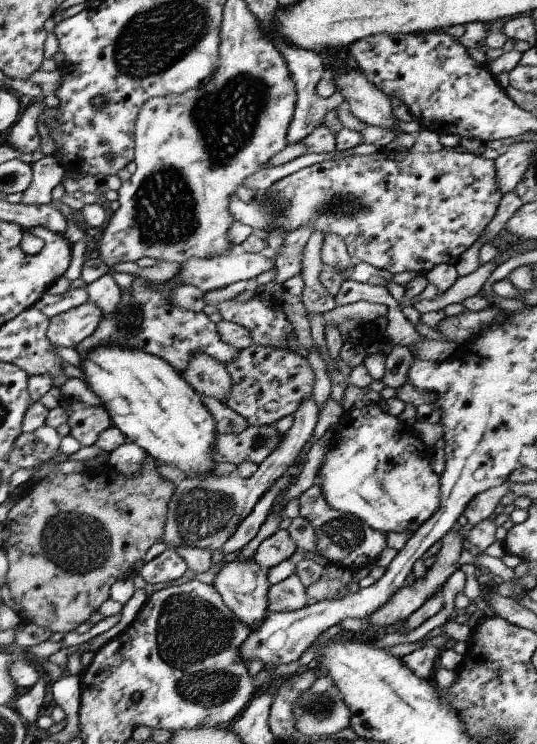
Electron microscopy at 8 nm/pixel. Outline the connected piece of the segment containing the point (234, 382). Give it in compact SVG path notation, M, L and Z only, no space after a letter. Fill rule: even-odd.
M251 344L224 367L230 378L230 391L223 403L239 413L249 425L260 427L277 422L287 414L292 415L302 400L311 397L313 371L307 359L293 350Z

